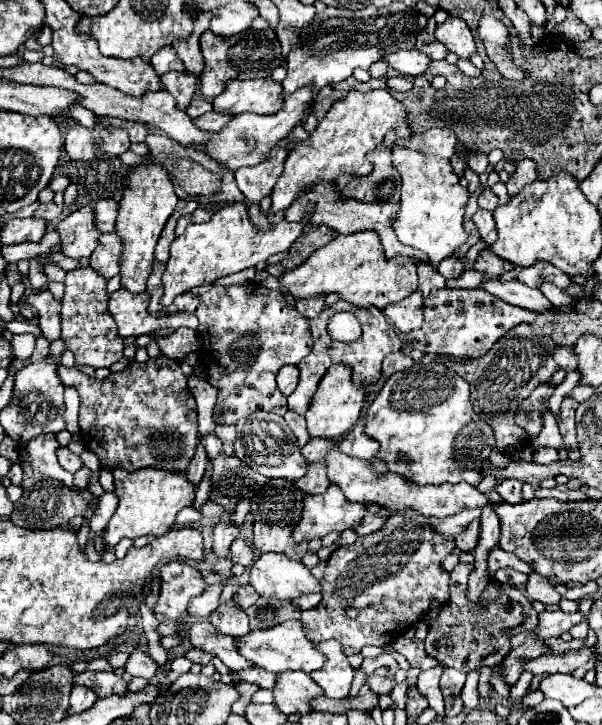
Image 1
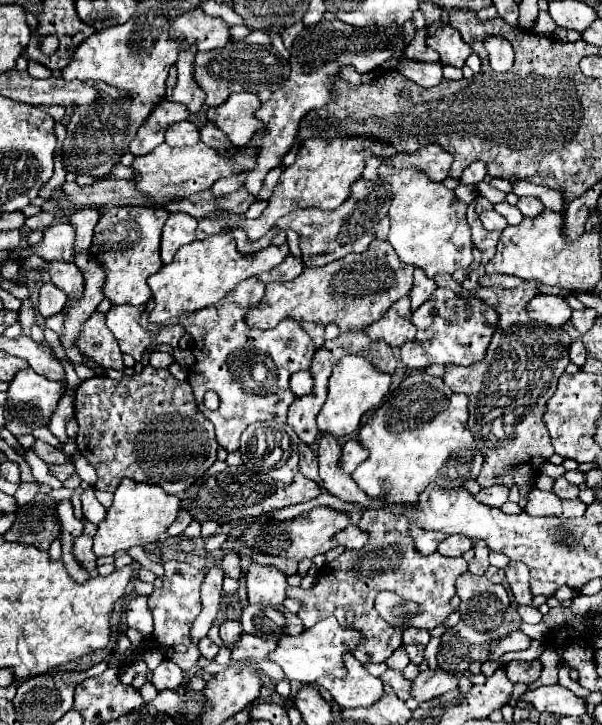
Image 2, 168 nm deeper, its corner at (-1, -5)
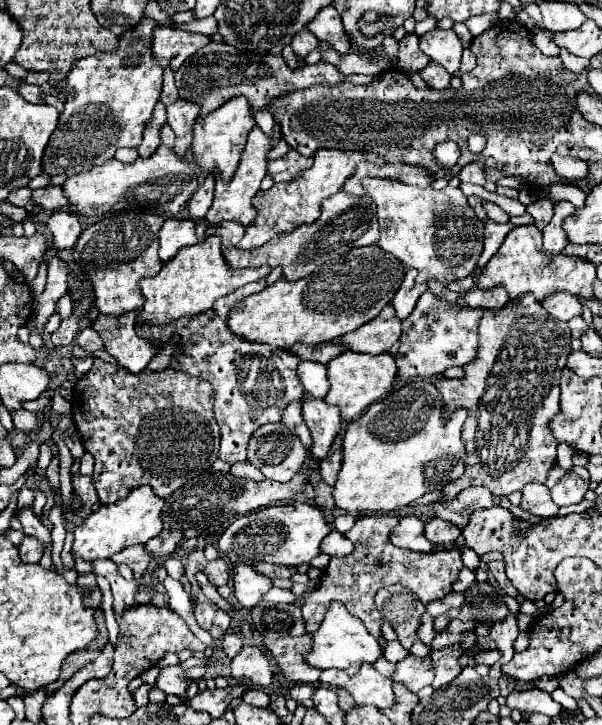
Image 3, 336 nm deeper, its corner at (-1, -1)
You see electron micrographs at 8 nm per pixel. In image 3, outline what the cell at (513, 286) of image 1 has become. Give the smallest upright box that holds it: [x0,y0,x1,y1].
[542,293,582,321]

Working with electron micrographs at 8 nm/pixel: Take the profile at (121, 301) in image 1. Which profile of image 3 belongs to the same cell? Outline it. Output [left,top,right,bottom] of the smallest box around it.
[90,313,154,373]

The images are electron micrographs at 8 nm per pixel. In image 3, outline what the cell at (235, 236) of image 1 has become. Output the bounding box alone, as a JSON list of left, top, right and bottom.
[138,237,272,325]

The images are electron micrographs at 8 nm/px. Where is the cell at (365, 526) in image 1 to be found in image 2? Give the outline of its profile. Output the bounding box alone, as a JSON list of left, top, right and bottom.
[336,525,368,549]

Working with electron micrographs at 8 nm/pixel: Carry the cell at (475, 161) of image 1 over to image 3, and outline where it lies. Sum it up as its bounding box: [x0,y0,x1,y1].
[458,159,486,185]

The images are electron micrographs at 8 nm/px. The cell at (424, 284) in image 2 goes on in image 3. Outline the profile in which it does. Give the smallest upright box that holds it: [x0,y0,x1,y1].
[390,269,428,319]

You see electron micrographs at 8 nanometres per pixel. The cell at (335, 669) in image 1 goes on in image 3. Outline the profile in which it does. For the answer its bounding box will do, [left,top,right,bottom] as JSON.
[320,665,394,709]

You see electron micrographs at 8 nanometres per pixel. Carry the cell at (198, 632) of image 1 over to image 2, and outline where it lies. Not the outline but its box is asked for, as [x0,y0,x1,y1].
[228,633,284,681]

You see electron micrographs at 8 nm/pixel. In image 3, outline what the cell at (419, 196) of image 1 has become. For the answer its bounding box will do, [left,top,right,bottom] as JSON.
[362,177,484,285]

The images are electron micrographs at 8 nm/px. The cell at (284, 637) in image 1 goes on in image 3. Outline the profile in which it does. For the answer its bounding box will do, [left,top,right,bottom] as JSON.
[306,603,382,675]

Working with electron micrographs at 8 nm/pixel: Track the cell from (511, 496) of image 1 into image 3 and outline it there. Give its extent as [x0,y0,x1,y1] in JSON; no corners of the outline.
[432,487,492,529]

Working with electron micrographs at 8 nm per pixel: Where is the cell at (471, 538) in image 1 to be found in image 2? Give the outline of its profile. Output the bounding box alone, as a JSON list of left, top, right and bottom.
[438,535,474,557]

